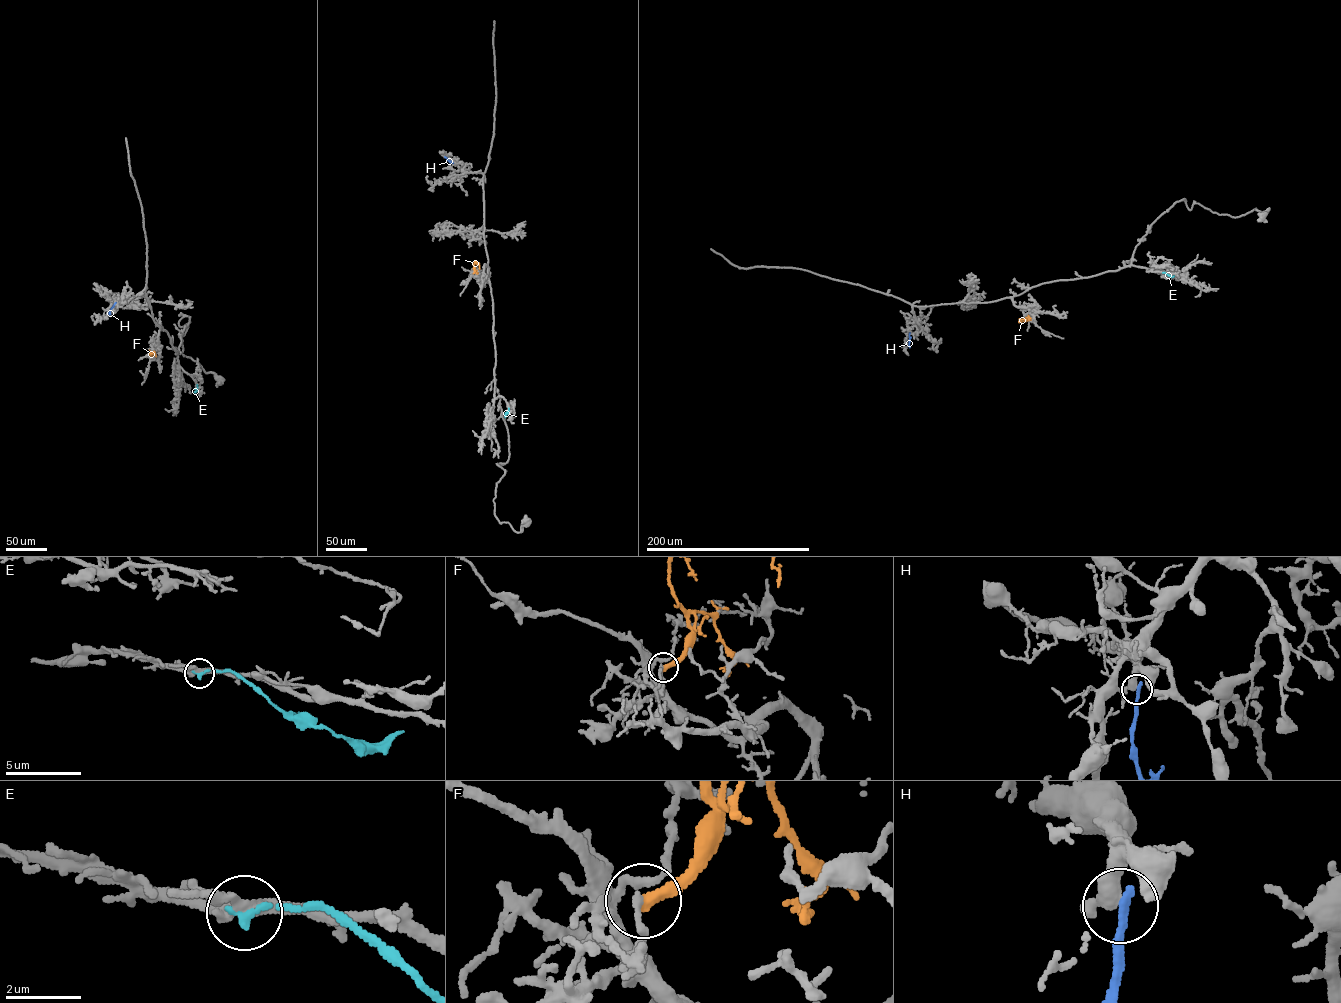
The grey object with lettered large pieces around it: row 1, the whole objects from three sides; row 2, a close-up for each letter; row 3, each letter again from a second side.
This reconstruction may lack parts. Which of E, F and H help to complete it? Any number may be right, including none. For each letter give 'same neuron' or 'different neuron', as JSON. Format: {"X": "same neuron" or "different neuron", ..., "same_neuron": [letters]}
{"E": "different neuron", "F": "different neuron", "H": "different neuron", "same_neuron": []}

